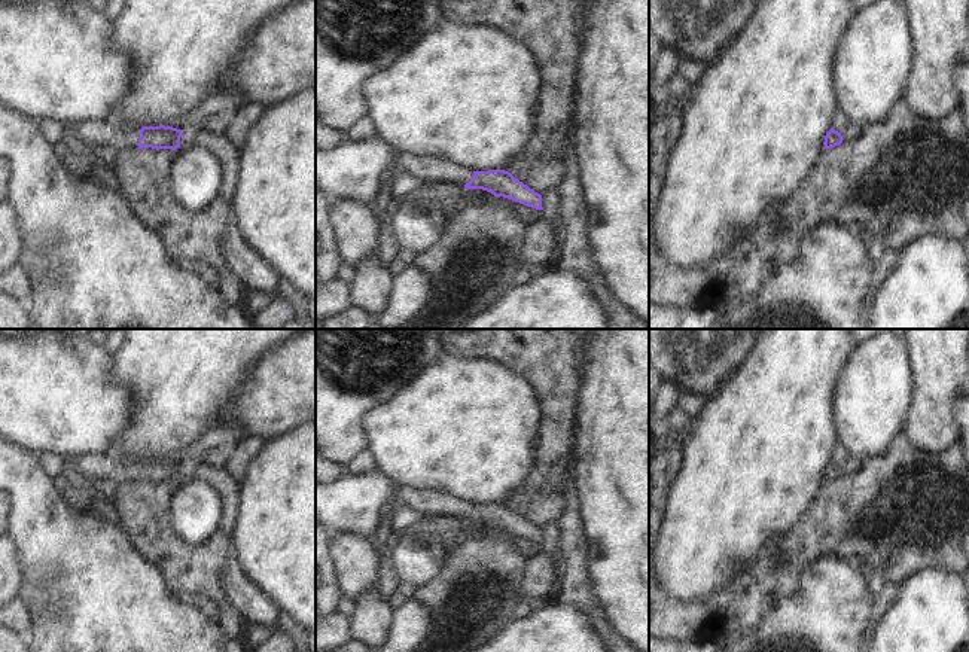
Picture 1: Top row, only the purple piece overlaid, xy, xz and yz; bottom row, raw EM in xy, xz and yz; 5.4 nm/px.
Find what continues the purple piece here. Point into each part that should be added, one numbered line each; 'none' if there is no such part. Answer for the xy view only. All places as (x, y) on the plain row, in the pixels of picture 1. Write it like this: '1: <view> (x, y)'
1: xy (103, 468)

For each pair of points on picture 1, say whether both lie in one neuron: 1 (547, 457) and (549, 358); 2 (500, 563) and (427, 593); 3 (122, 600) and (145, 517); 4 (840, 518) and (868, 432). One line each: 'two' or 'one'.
1: one
2: one
3: two
4: two

